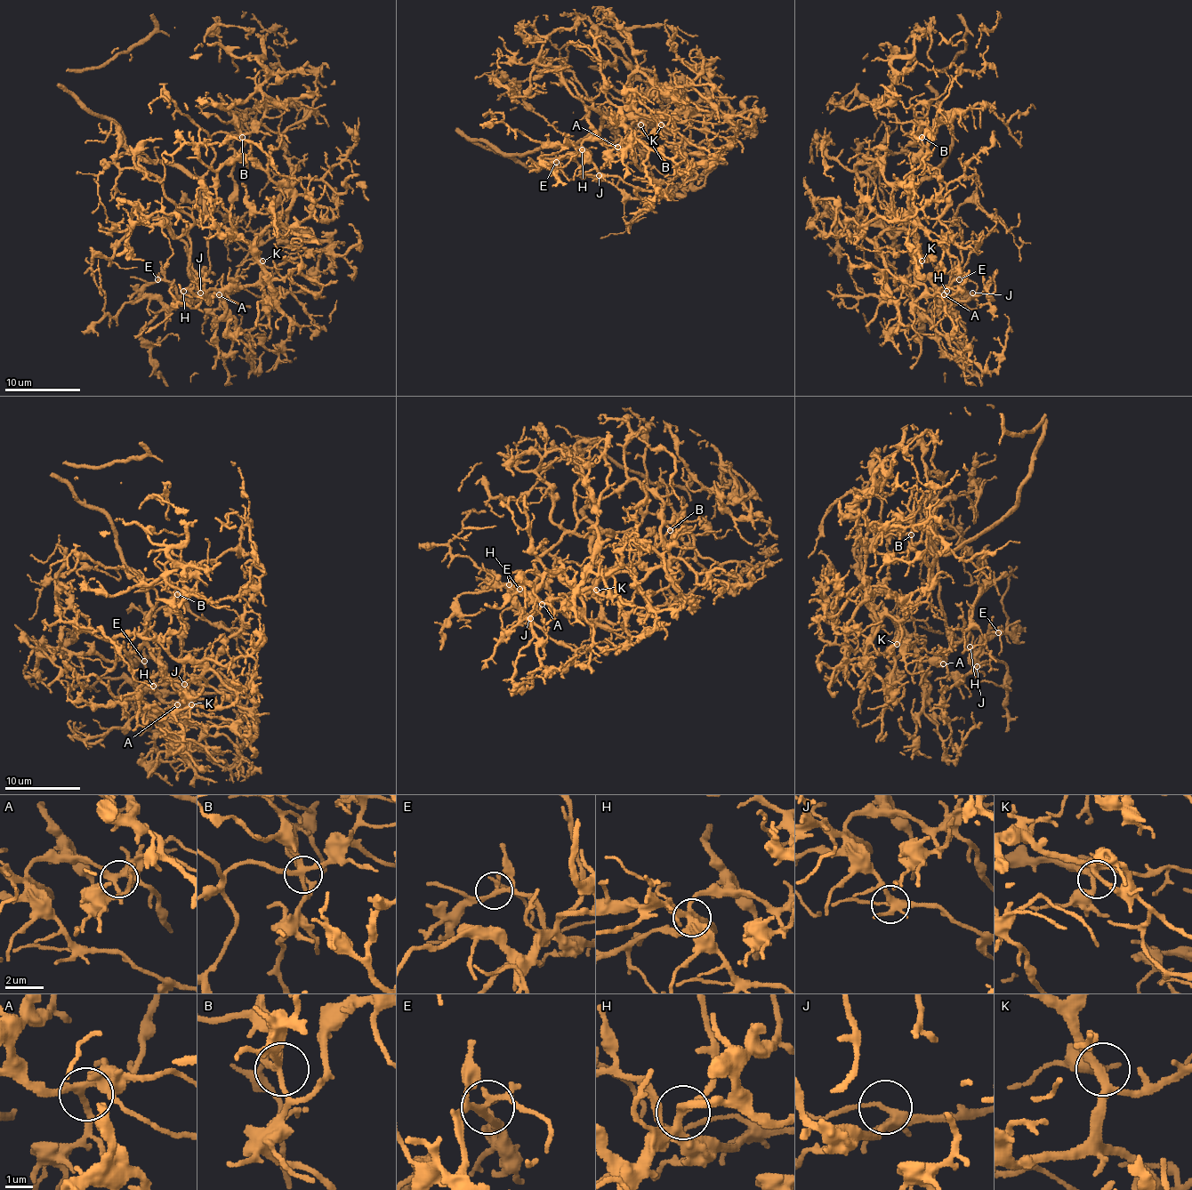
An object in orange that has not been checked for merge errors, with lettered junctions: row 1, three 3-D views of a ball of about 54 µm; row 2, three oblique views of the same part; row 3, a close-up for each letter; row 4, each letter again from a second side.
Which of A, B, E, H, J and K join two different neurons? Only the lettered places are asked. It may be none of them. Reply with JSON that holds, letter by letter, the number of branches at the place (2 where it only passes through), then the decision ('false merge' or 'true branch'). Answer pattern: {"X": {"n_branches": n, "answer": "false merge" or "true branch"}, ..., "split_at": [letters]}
{"A": {"n_branches": 3, "answer": "true branch"}, "B": {"n_branches": 4, "answer": "true branch"}, "E": {"n_branches": 4, "answer": "true branch"}, "H": {"n_branches": 3, "answer": "true branch"}, "J": {"n_branches": 5, "answer": "true branch"}, "K": {"n_branches": 3, "answer": "true branch"}, "split_at": []}

